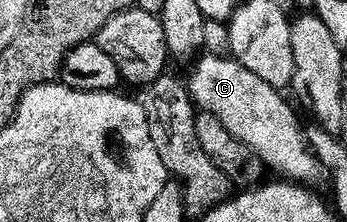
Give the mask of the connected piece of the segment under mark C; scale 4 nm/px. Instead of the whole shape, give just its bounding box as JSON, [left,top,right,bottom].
[187,57,326,187]

